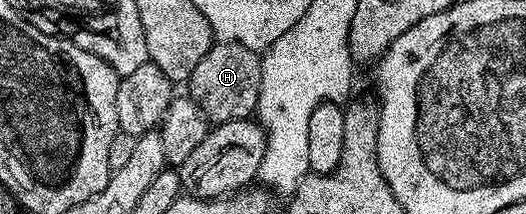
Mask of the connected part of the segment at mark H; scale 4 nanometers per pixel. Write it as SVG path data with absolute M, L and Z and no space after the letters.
M215 42L203 54L203 62L195 66L187 81L188 95L203 110L214 125L250 119L257 111L259 82L261 81L261 56L239 42Z

